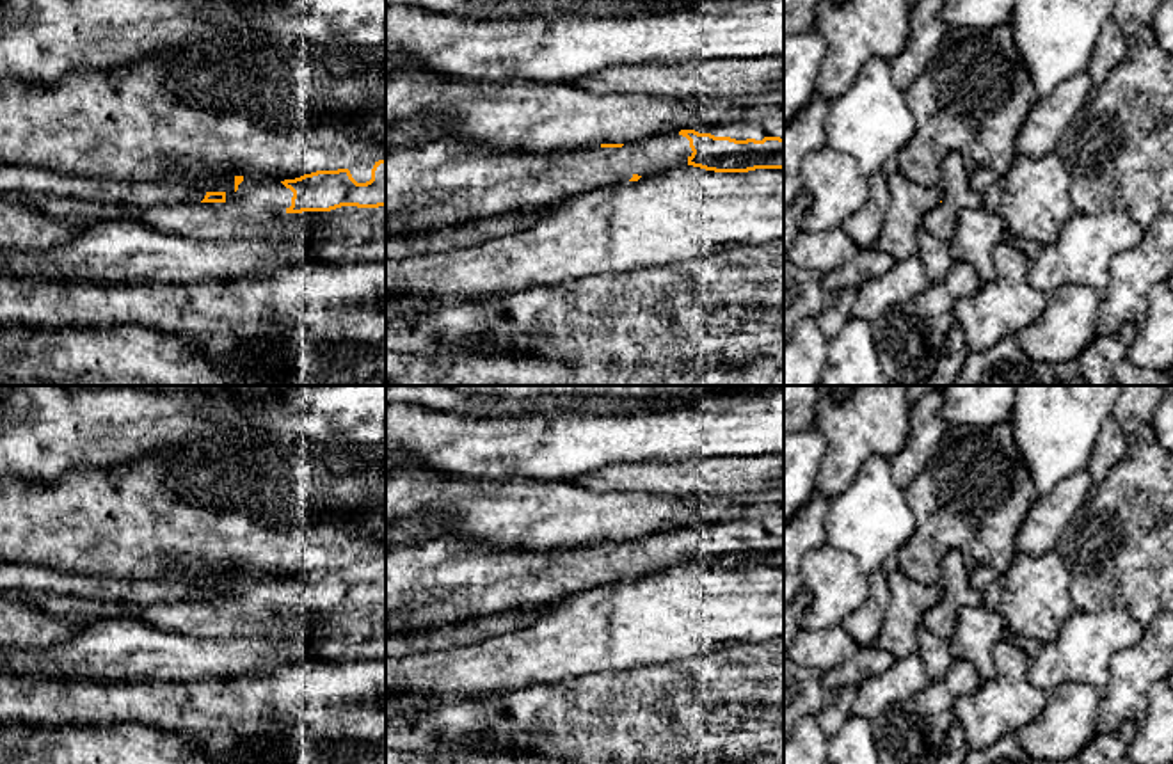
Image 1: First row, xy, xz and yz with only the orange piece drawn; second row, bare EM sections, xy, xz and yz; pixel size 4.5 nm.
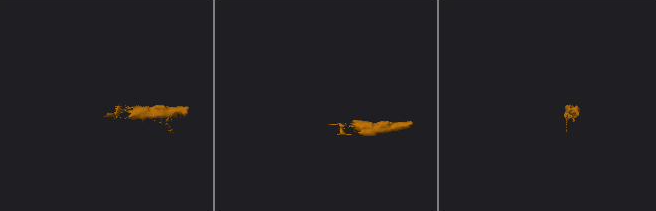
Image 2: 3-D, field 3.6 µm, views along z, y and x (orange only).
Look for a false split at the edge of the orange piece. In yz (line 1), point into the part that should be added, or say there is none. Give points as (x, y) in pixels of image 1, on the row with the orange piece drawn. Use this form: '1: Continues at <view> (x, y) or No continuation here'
1: No continuation here

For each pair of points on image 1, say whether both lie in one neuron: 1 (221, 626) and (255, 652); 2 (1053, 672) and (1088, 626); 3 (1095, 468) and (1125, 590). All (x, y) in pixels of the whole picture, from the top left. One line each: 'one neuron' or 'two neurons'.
1: two neurons
2: one neuron
3: two neurons

